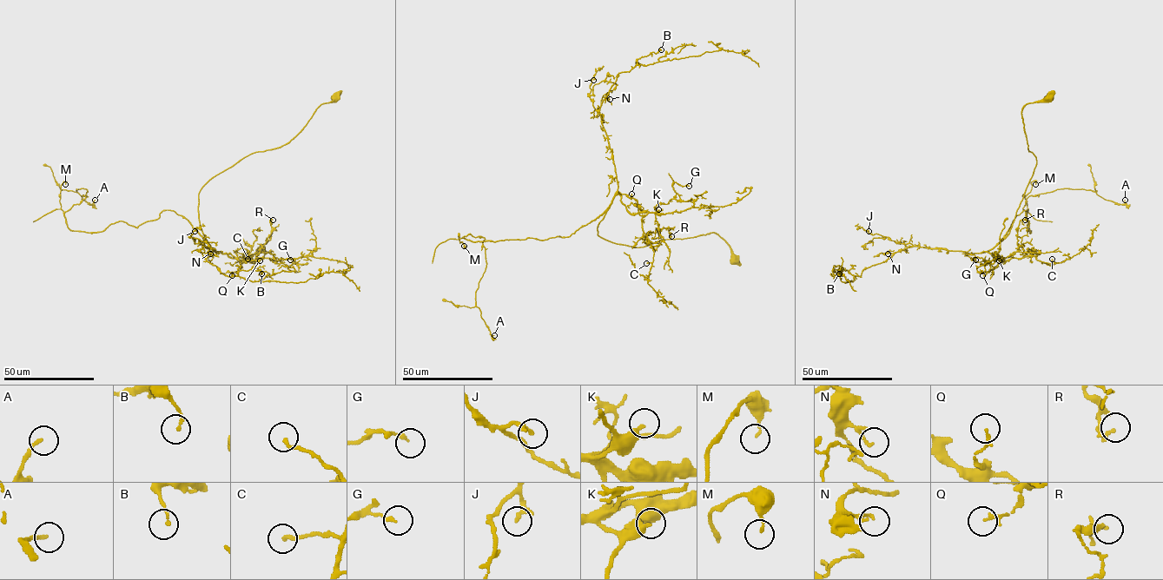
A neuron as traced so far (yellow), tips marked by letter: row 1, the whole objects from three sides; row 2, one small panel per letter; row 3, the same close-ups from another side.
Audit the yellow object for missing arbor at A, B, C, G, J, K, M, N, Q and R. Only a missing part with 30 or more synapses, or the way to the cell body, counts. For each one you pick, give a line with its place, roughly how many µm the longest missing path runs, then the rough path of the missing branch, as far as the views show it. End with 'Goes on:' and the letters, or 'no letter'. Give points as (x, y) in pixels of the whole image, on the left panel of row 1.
Goes on: no letter

